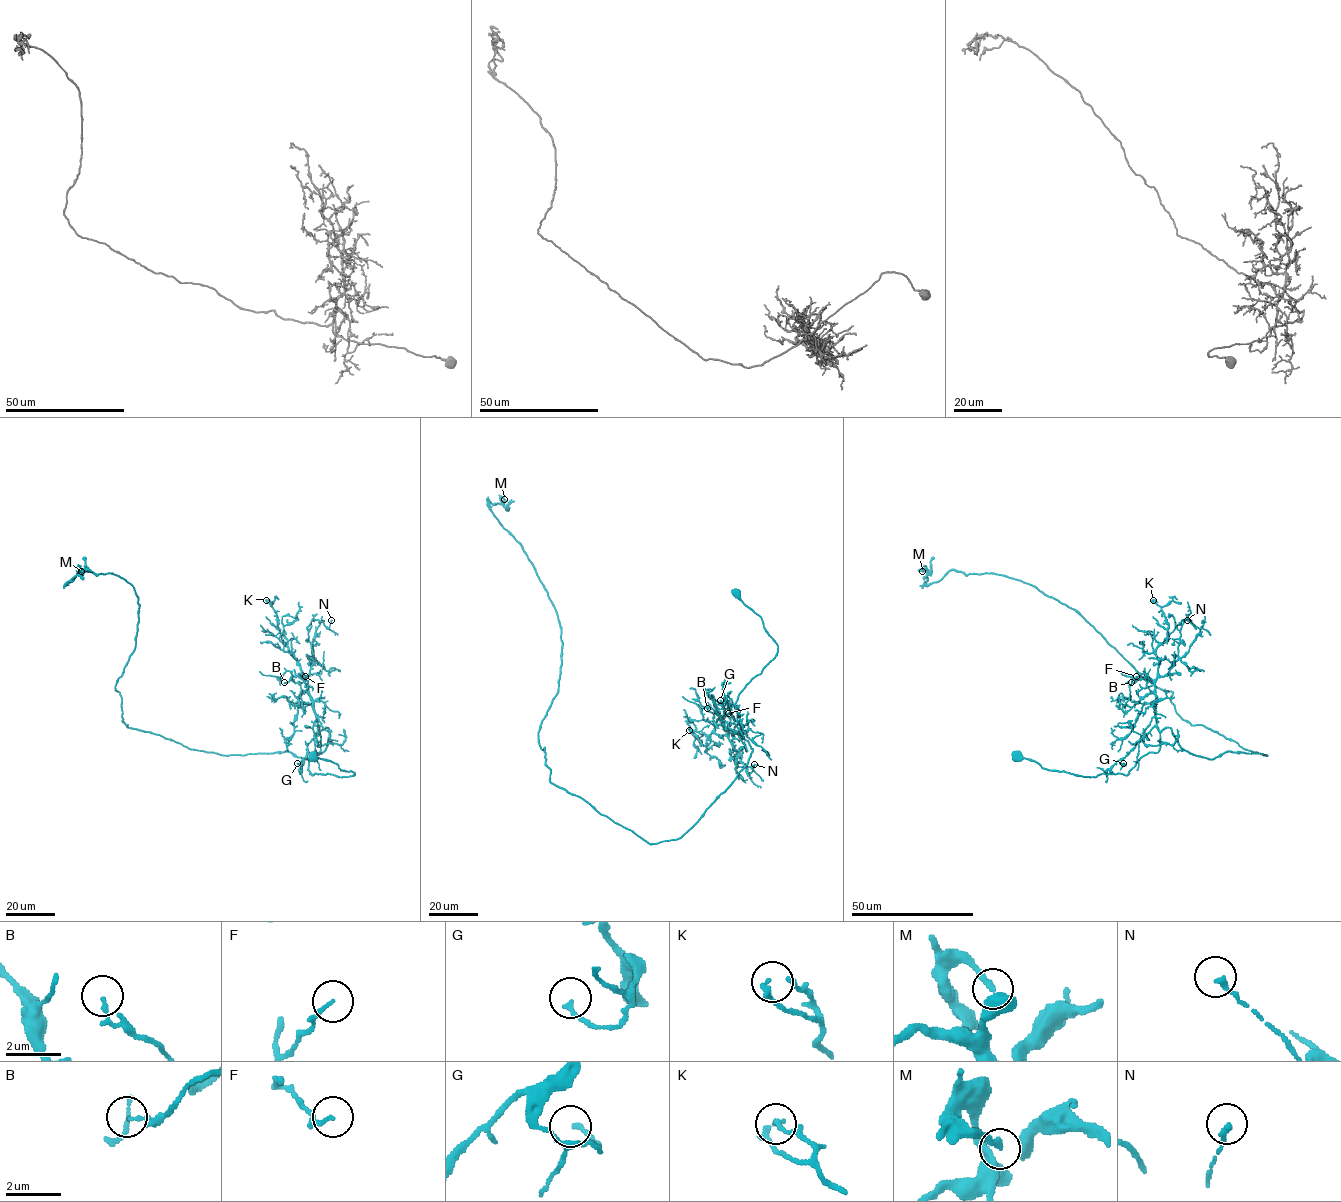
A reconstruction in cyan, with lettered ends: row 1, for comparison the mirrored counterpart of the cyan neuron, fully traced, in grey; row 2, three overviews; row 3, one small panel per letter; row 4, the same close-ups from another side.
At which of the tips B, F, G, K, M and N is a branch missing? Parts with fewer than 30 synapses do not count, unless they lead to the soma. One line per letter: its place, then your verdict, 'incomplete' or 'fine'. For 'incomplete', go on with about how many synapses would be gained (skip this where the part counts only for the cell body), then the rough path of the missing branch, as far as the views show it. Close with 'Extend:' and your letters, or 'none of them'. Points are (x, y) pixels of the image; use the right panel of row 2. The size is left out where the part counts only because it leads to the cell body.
B: (1131, 682) | fine
F: (1136, 676) | fine
G: (1123, 763) | fine
K: (1153, 600) | fine
M: (922, 571) | fine
N: (1187, 620) | fine
Extend: none of them

